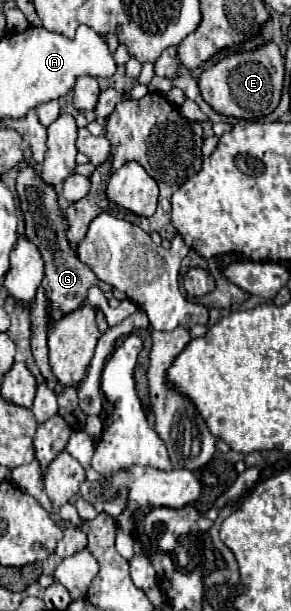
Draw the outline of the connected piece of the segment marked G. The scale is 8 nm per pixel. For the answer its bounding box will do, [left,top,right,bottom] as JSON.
[17,168,111,320]

